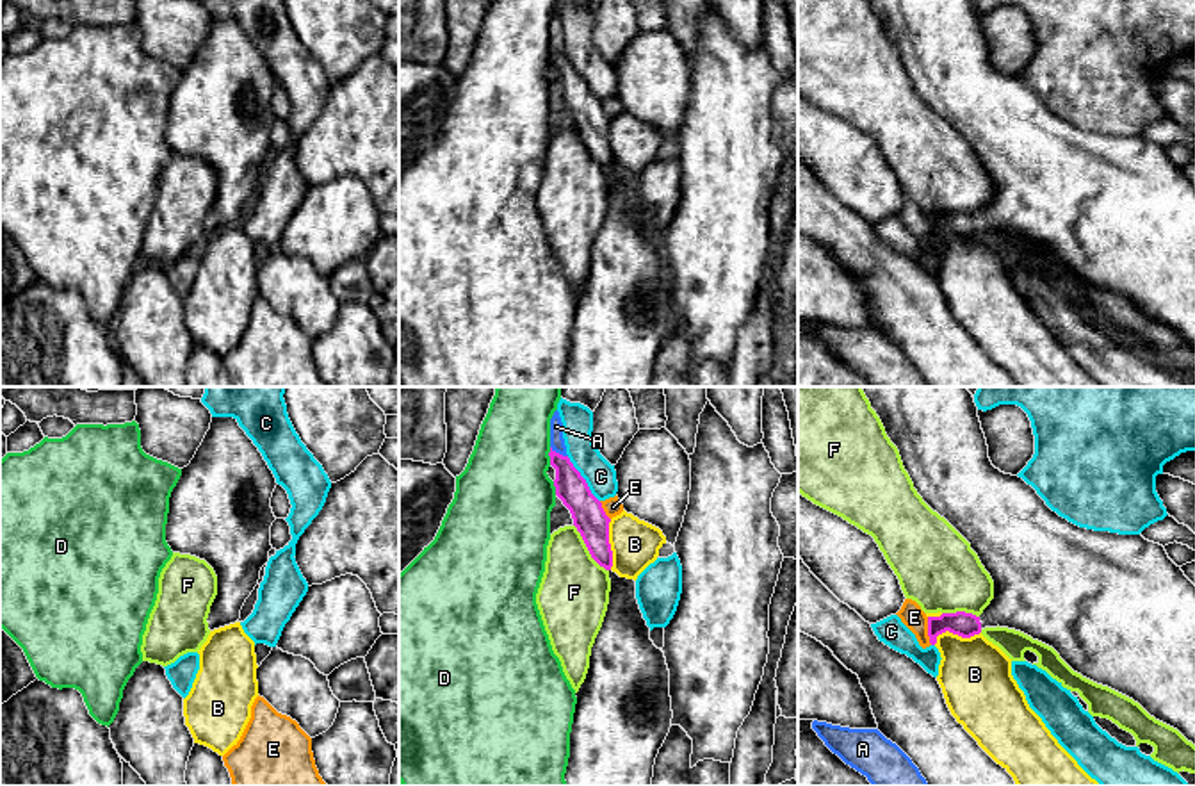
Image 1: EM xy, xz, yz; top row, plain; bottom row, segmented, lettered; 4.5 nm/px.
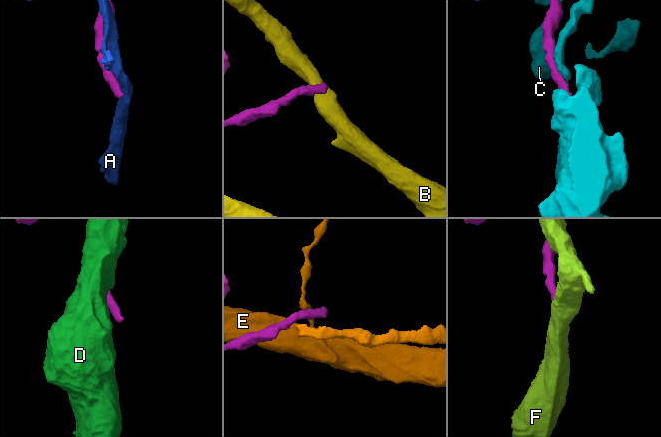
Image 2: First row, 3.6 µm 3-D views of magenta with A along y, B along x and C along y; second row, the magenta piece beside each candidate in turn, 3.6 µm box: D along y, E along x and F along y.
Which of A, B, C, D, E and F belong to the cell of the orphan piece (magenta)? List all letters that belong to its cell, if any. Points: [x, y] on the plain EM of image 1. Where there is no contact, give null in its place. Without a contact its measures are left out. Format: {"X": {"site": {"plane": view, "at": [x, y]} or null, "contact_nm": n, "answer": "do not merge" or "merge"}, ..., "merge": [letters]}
{"A": {"site": {"plane": "xz", "at": [558, 54]}, "contact_nm": 90, "answer": "do not merge"}, "B": {"site": {"plane": "yz", "at": [955, 234]}, "contact_nm": 220, "answer": "do not merge"}, "C": {"site": {"plane": "xz", "at": [585, 81]}, "contact_nm": 260, "answer": "do not merge"}, "D": {"site": {"plane": "xz", "at": [549, 56]}, "contact_nm": 80, "answer": "do not merge"}, "E": {"site": {"plane": "yz", "at": [928, 232]}, "contact_nm": 130, "answer": "do not merge"}, "F": {"site": {"plane": "xz", "at": [588, 150]}, "contact_nm": 260, "answer": "do not merge"}, "merge": []}

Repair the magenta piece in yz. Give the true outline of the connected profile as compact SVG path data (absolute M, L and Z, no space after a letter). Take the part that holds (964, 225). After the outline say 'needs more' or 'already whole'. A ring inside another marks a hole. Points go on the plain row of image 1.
M869 0L869 4L880 18L887 37L898 48L903 68L908 73L917 94L971 144L971 150L978 155L981 166L994 182L994 200L980 217L965 212L928 217L930 244L935 246L937 237L946 232L962 239L971 239L980 235L985 228L997 226L1020 232L1033 241L1053 248L1074 273L1133 299L1150 317L1177 330L1188 342L1195 346L1195 185L1184 176L1181 168L1168 159L1165 148L1145 141L1142 135L1118 135L1079 128L1053 112L1036 94L1036 91L1022 78L1004 75L996 70L988 59L988 46L974 0Z; needs more

